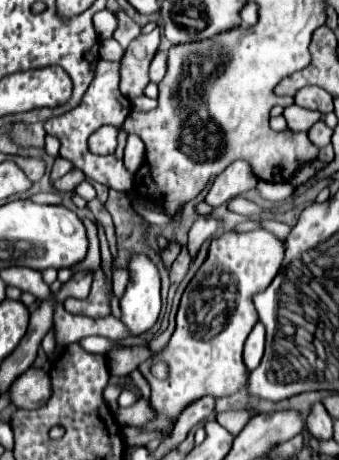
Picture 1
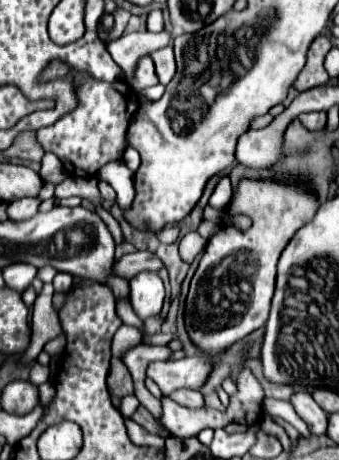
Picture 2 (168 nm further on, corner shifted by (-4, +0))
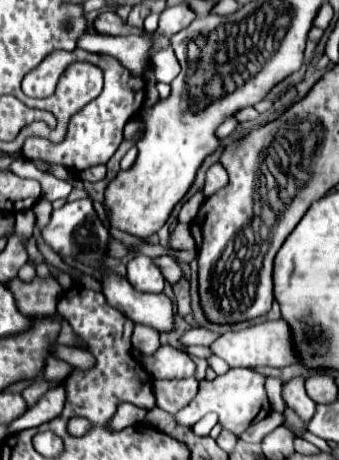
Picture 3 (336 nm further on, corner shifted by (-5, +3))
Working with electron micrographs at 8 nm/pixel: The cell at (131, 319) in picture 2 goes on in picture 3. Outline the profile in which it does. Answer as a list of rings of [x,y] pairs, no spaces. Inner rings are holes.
[[[136,324],[134,326],[134,332],[132,332],[132,346],[144,354],[144,356],[150,356],[158,350],[160,342],[158,342],[158,332],[150,326],[144,326],[144,324]]]

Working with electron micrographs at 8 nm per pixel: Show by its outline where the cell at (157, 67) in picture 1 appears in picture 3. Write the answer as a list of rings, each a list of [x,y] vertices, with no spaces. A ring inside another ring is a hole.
[[[164,48],[164,50],[158,50],[154,56],[152,56],[152,70],[156,74],[156,80],[158,82],[166,82],[170,84],[176,76],[178,76],[178,70],[180,70],[180,64],[176,60],[176,54],[172,48]]]

